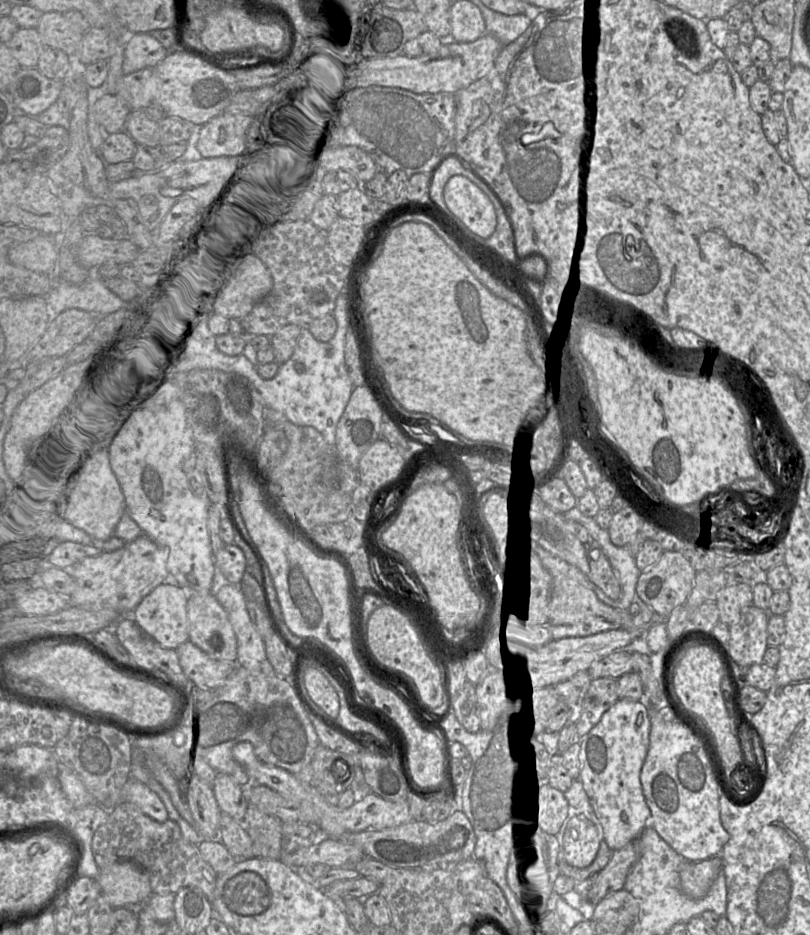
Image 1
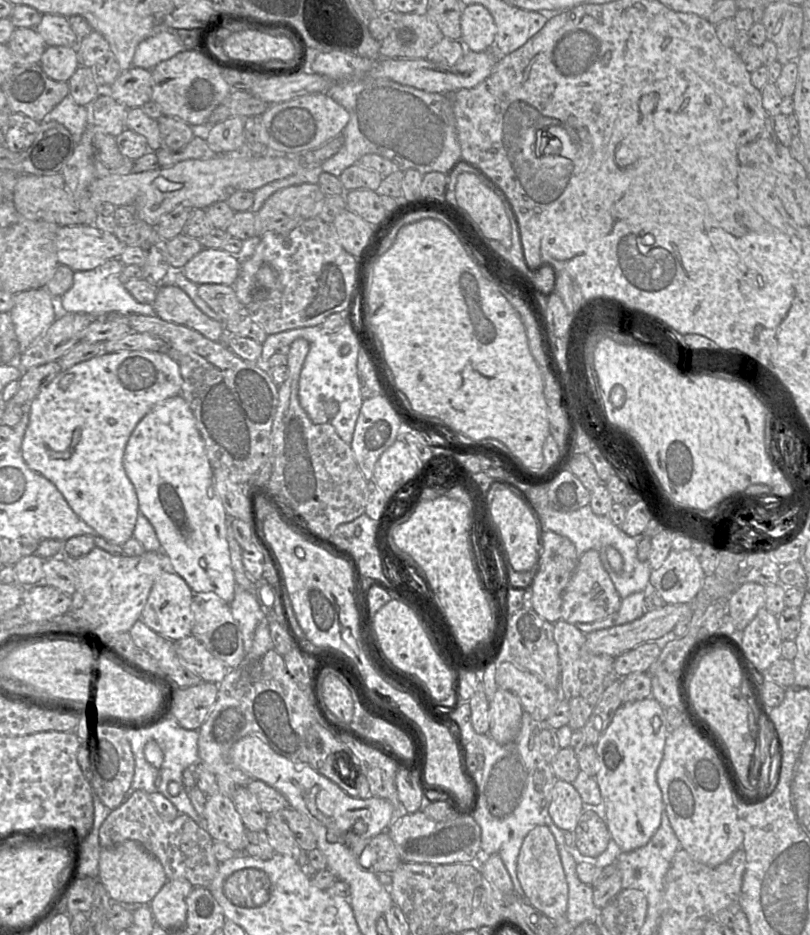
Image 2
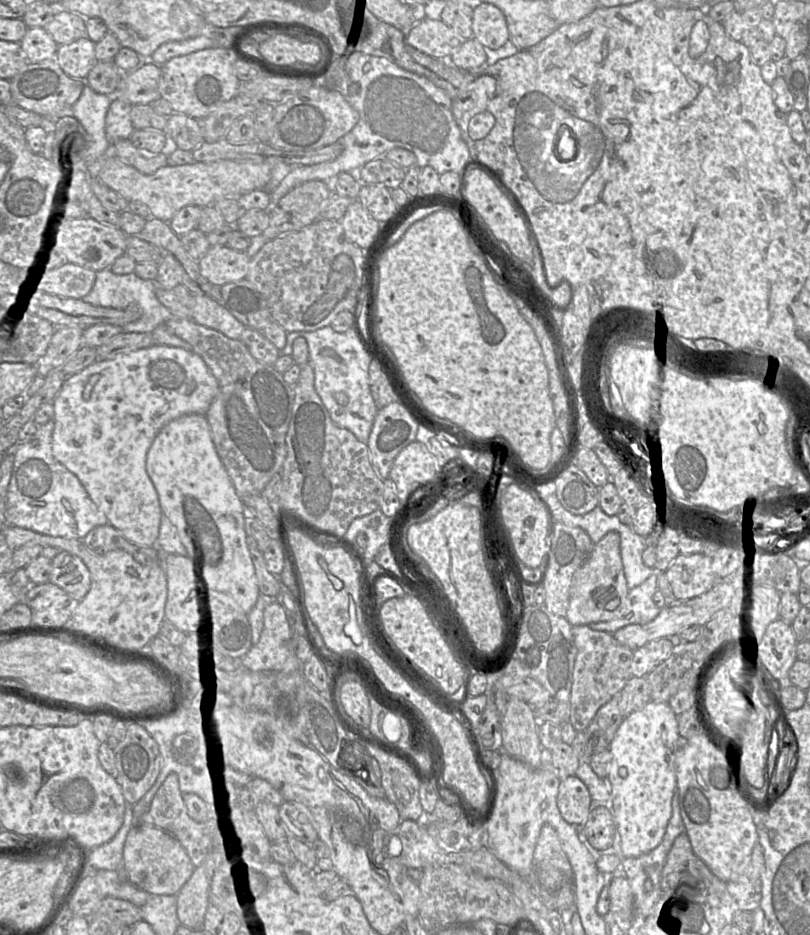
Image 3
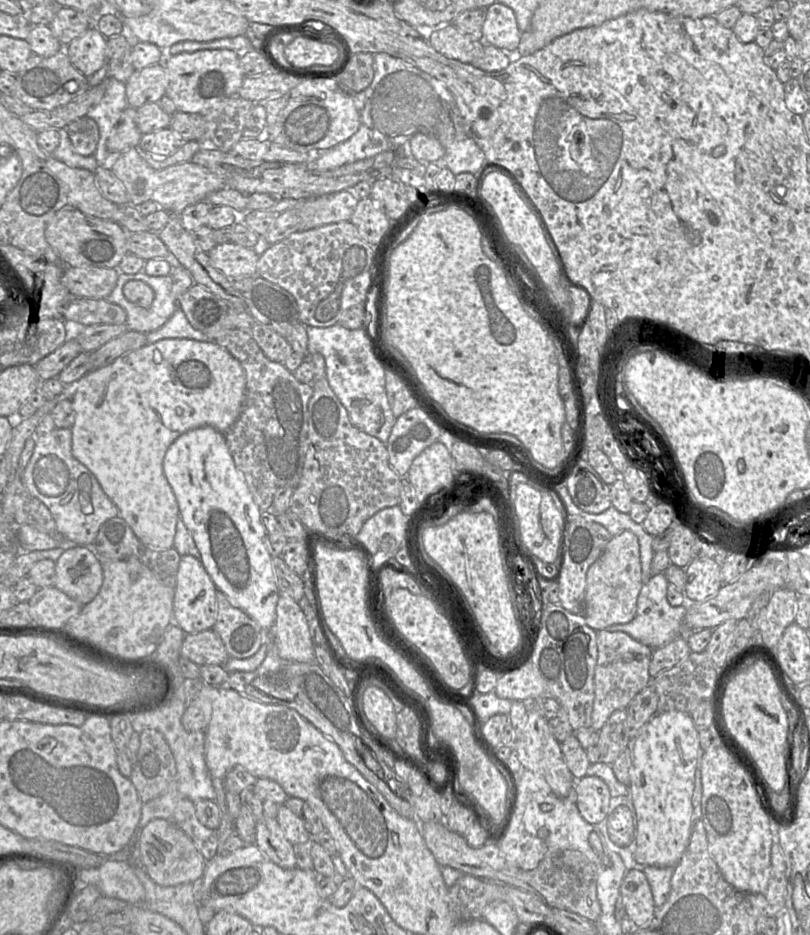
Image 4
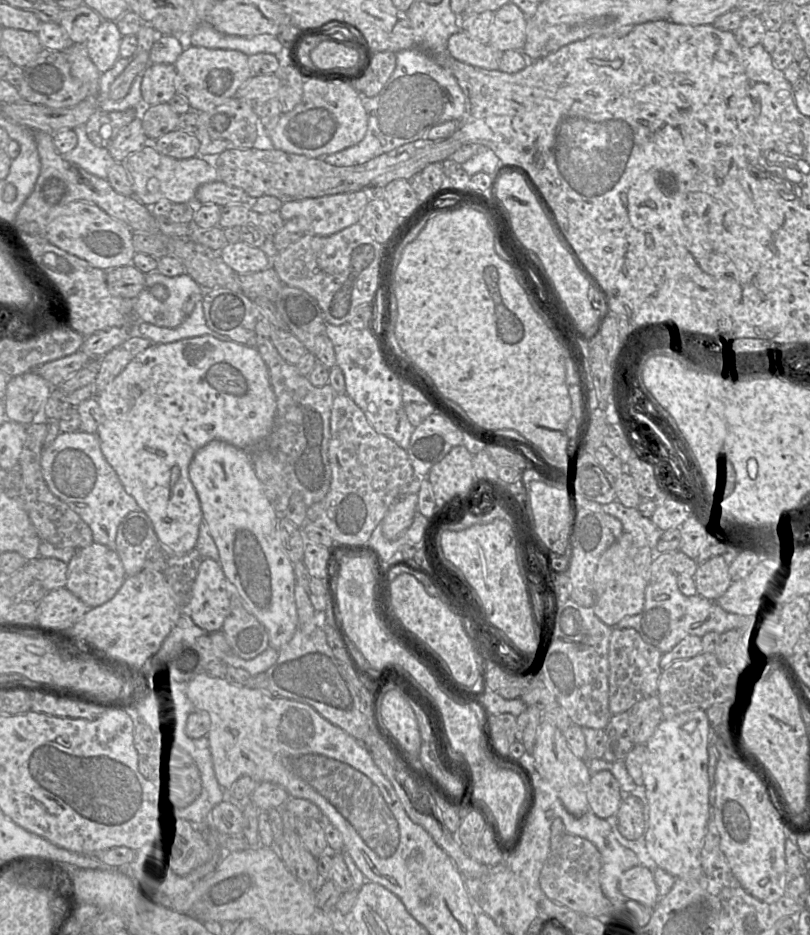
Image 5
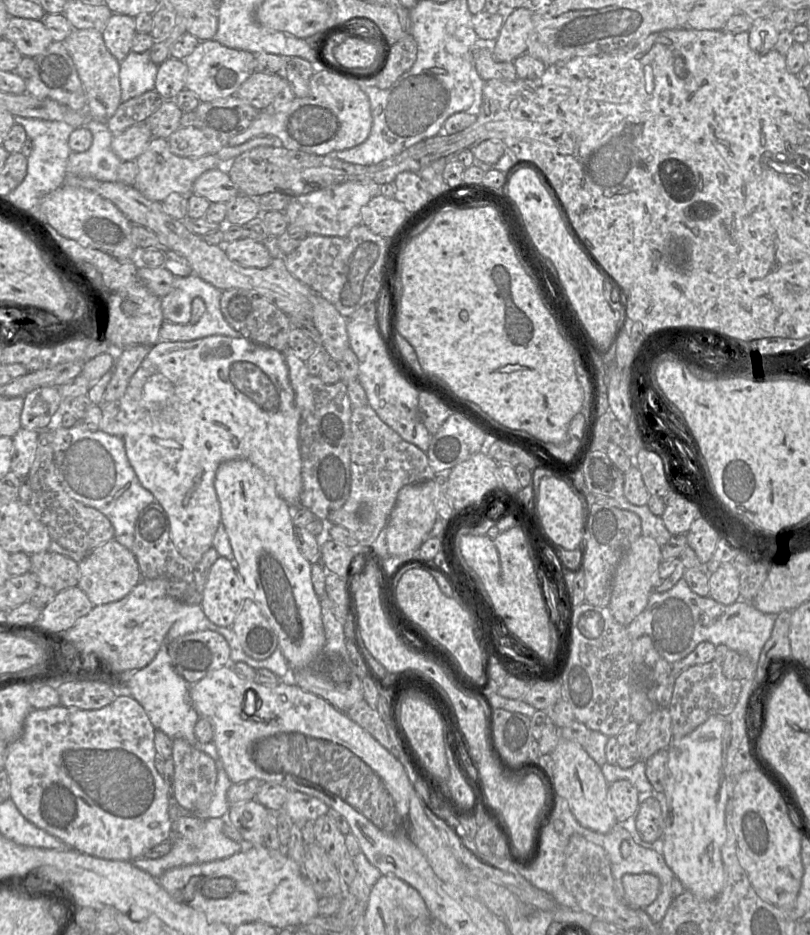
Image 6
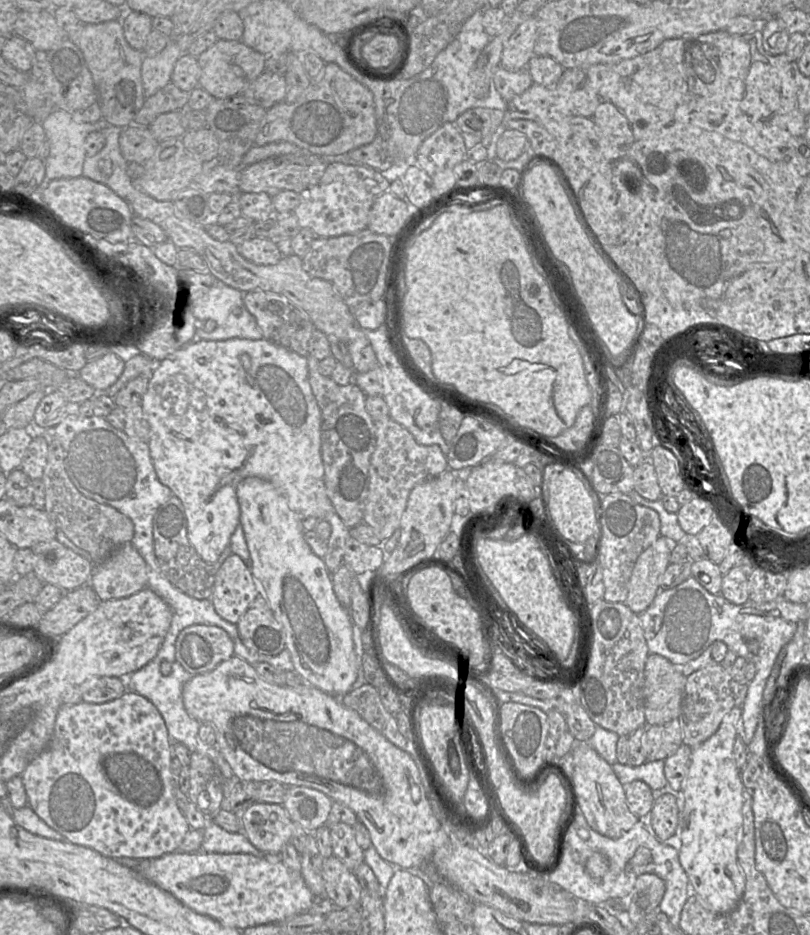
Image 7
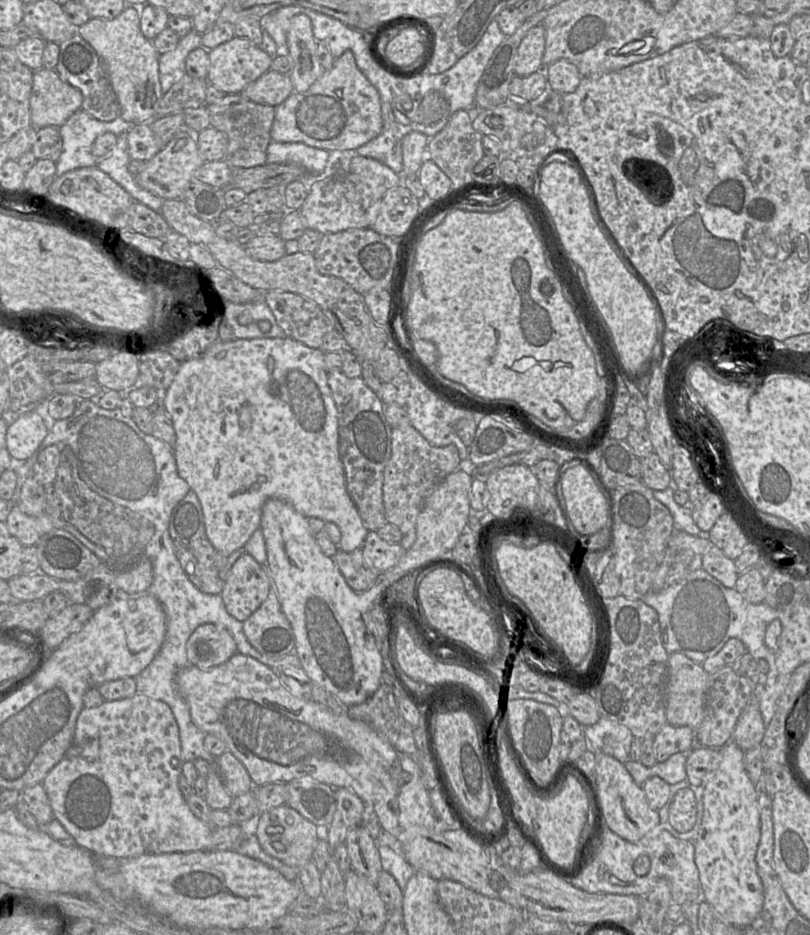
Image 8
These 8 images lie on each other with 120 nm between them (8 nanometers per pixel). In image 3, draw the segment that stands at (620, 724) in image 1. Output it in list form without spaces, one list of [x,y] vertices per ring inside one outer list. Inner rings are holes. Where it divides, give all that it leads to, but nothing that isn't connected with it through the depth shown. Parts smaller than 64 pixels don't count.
[[[651,700],[625,717],[617,729],[609,746],[612,760],[607,779],[623,857],[642,856],[661,843],[676,795],[676,759],[681,747],[676,716],[668,703]]]

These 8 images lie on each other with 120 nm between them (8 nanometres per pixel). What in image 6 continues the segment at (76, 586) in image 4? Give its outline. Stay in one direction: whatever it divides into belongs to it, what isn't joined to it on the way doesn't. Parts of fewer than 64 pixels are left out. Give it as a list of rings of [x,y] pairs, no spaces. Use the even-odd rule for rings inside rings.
[[[114,539],[86,554],[78,566],[79,581],[77,586],[87,595],[94,606],[123,599],[142,580],[133,553]]]

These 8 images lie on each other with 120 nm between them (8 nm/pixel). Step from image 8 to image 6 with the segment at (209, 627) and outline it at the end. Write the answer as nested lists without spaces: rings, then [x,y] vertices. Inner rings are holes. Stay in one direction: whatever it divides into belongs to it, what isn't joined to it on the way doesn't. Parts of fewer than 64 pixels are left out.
[[[196,631],[174,639],[169,645],[171,665],[189,684],[230,664],[230,647],[214,631]]]

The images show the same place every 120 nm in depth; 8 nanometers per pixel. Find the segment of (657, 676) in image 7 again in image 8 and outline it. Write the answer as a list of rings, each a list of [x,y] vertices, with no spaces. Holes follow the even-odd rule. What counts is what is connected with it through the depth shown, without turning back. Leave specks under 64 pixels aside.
[[[681,653],[669,654],[668,680],[665,688],[665,708],[667,724],[687,726],[697,729],[705,717],[705,695],[709,674],[702,664],[695,663]]]

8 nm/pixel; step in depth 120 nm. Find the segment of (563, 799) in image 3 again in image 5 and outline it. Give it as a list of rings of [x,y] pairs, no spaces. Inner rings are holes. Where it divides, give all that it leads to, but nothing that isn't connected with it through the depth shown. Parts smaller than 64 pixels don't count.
[[[609,771],[592,775],[587,800],[590,811],[598,818],[610,819],[618,810],[622,791],[616,778]]]

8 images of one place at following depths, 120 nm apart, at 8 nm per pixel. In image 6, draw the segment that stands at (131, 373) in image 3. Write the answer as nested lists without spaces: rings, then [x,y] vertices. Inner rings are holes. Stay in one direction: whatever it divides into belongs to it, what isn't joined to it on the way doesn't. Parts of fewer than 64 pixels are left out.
[[[214,335],[187,342],[159,340],[151,346],[149,353],[130,379],[124,395],[116,400],[120,407],[118,419],[125,425],[125,434],[122,439],[128,461],[141,485],[153,494],[155,501],[167,513],[171,540],[176,549],[191,562],[199,562],[204,553],[212,547],[214,535],[221,525],[221,511],[214,488],[214,479],[217,469],[222,463],[236,459],[248,460],[273,478],[278,494],[291,508],[299,506],[303,489],[302,460],[298,441],[300,413],[294,398],[288,368],[281,352],[253,343],[243,337],[231,338],[224,335]]]

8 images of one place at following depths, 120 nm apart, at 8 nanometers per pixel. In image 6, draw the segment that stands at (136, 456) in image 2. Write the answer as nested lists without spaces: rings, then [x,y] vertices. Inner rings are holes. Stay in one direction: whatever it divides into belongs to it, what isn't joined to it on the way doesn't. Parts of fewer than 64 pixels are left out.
[[[245,459],[222,463],[216,472],[214,488],[224,527],[233,551],[233,561],[247,587],[252,591],[253,601],[259,606],[278,637],[278,648],[291,668],[302,668],[311,663],[325,644],[325,631],[320,599],[314,591],[312,564],[300,553],[295,539],[293,510],[278,494],[273,478]]]

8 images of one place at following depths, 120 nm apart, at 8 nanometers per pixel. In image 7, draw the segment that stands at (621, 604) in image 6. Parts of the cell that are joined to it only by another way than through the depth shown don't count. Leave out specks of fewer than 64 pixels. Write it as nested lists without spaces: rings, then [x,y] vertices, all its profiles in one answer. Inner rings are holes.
[[[660,536],[637,559],[629,581],[625,604],[641,614],[660,592],[660,579],[668,565],[677,541]]]

